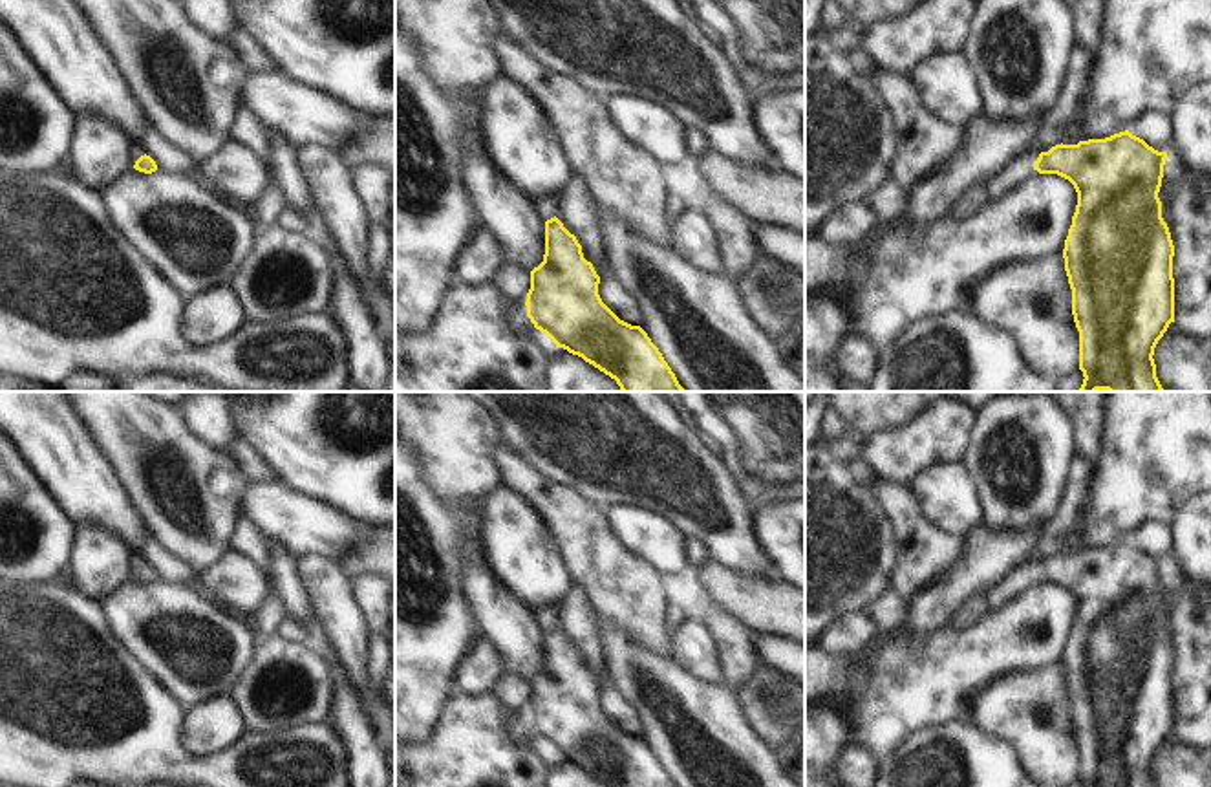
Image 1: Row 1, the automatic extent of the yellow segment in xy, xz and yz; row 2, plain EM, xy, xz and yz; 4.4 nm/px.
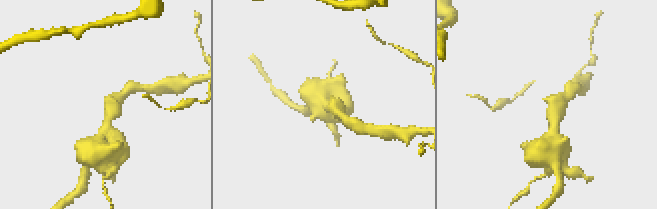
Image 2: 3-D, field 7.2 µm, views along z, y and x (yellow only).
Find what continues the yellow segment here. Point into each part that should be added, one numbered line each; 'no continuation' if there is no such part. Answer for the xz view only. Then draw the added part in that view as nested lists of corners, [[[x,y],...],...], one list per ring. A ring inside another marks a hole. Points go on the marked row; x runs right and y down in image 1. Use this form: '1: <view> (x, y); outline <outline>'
1: xz (547, 207); outline [[[541,198],[541,199],[534,201],[534,207],[543,223],[558,214],[556,198]]]

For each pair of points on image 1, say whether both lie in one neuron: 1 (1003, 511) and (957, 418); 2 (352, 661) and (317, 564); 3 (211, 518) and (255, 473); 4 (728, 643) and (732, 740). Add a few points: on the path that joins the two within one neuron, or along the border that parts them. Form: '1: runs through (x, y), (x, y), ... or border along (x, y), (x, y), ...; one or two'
1: border along (979, 418), (963, 462); two
2: runs through (346, 637), (328, 588); one
3: border along (227, 452), (247, 482); two
4: border along (721, 681), (732, 690); two

